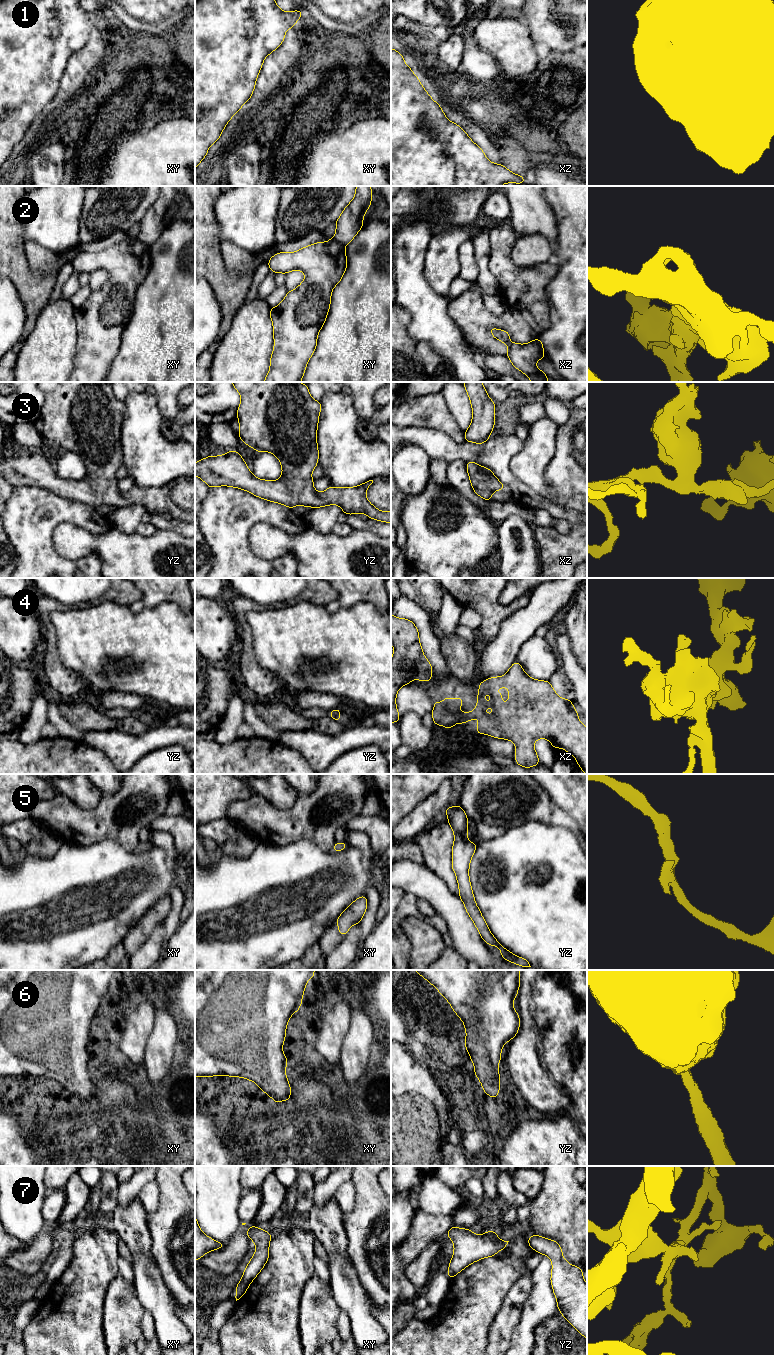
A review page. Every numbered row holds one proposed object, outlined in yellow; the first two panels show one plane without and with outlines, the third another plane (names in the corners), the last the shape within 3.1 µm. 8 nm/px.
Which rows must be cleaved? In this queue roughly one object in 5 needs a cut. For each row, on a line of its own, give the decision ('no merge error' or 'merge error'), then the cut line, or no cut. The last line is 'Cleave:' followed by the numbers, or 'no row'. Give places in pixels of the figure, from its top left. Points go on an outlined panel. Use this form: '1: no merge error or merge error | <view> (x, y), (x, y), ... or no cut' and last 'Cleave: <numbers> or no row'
1: no merge error | no cut
2: merge error | xy (332, 238), (344, 246)
3: no merge error | no cut
4: no merge error | no cut
5: no merge error | no cut
6: no merge error | no cut
7: no merge error | no cut
Cleave: 2

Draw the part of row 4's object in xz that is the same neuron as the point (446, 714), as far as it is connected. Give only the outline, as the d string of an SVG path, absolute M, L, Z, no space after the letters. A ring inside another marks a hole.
M515 661L504 676L491 677L478 685L478 702L472 712L459 712L463 705L462 698L444 698L441 703L434 701L432 718L434 724L451 730L457 723L467 723L479 718L478 734L486 734L499 739L511 740L516 746L515 761L518 765L529 768L539 764L538 755L534 749L537 739L549 740L554 748L562 748L573 755L580 769L587 774L587 727L579 720L577 710L570 699L557 695L549 681L530 678L522 666ZM507 687L509 700L502 703L502 693L490 693L495 688Z

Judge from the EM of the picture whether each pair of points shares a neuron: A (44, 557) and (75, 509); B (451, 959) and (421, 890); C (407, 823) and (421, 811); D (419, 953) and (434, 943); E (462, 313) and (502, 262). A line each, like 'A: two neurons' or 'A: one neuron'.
A: one neuron
B: two neurons
C: one neuron
D: one neuron
E: two neurons

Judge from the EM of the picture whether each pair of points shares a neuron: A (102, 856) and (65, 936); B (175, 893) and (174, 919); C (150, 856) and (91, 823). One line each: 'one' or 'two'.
A: one
B: one
C: two

